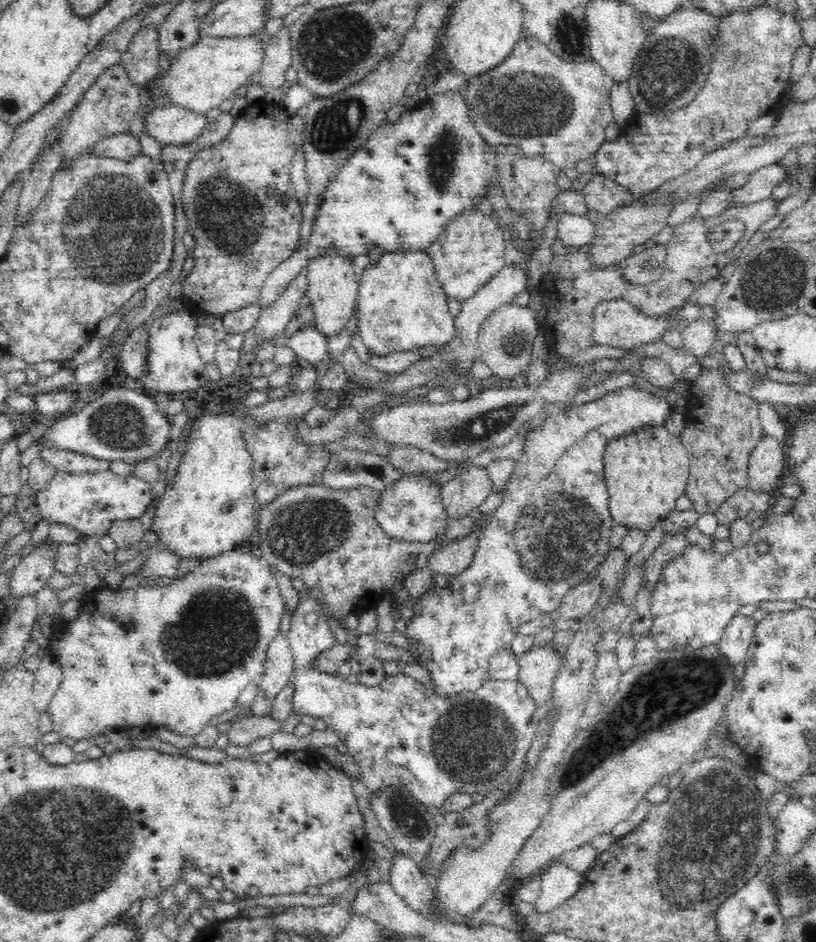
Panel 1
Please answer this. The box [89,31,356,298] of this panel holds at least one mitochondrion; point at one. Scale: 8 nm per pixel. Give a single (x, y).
(228, 212)

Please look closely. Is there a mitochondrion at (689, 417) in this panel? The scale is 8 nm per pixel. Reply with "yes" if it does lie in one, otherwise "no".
no

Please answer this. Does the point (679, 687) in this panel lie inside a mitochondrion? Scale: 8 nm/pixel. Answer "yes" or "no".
yes

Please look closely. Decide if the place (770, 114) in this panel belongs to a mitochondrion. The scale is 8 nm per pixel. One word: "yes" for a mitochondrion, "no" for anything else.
no

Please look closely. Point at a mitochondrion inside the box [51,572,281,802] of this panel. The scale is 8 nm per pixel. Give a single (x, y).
(217, 633)

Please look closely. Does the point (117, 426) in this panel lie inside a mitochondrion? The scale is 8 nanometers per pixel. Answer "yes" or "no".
yes

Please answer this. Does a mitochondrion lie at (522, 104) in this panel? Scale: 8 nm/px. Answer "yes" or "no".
yes

